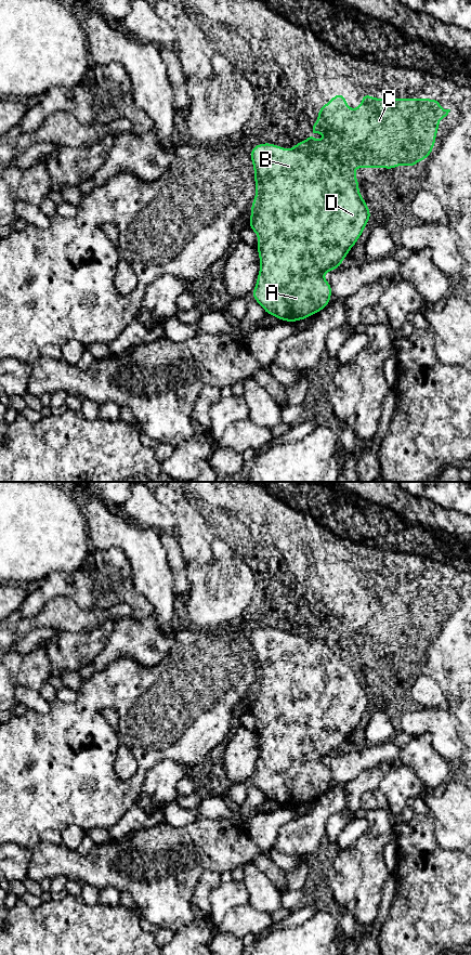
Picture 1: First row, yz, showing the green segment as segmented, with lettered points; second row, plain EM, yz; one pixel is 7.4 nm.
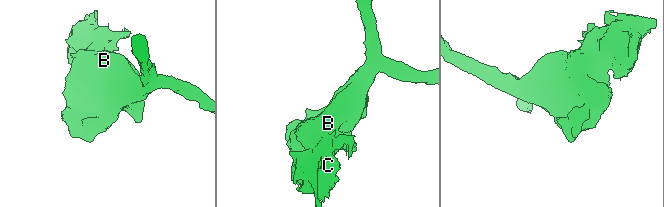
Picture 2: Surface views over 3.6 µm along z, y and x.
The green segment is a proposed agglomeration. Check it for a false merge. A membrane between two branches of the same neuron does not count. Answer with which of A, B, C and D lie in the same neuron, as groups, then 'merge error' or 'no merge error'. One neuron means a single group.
groups A B C D; no merge error

